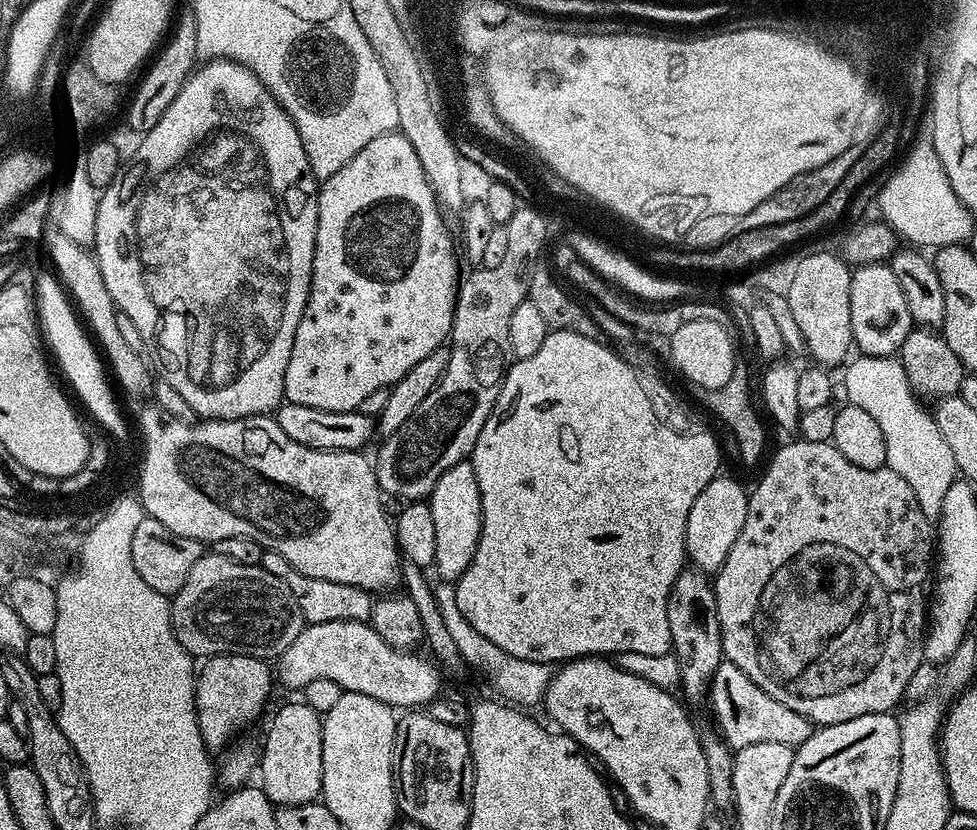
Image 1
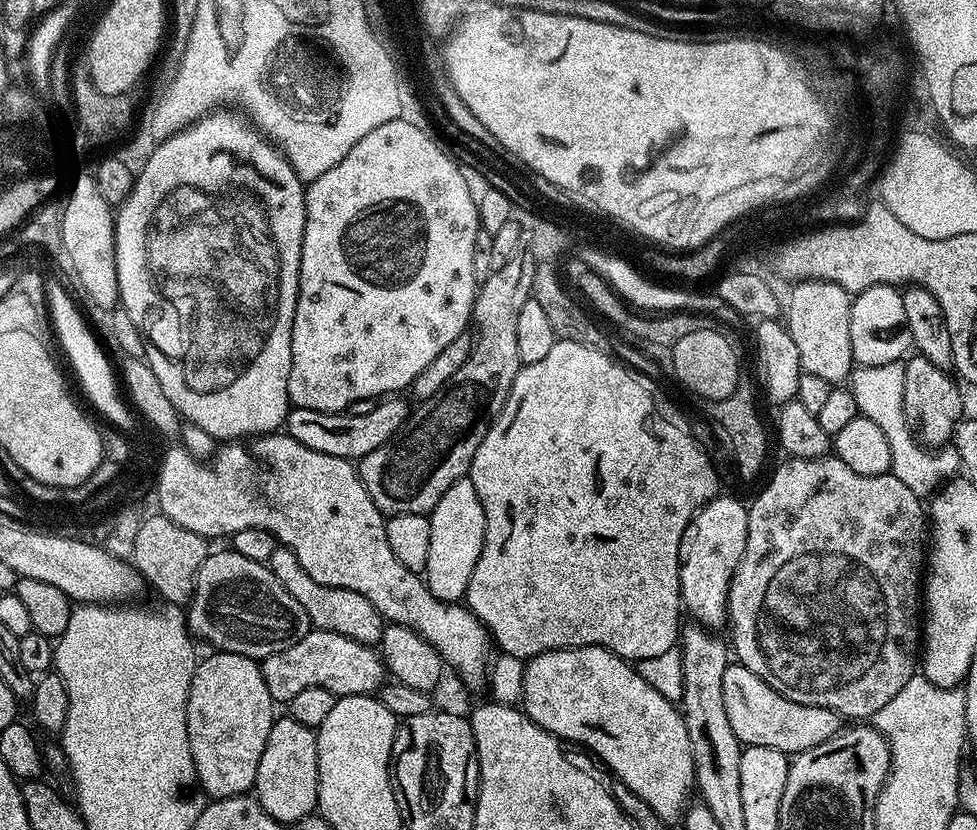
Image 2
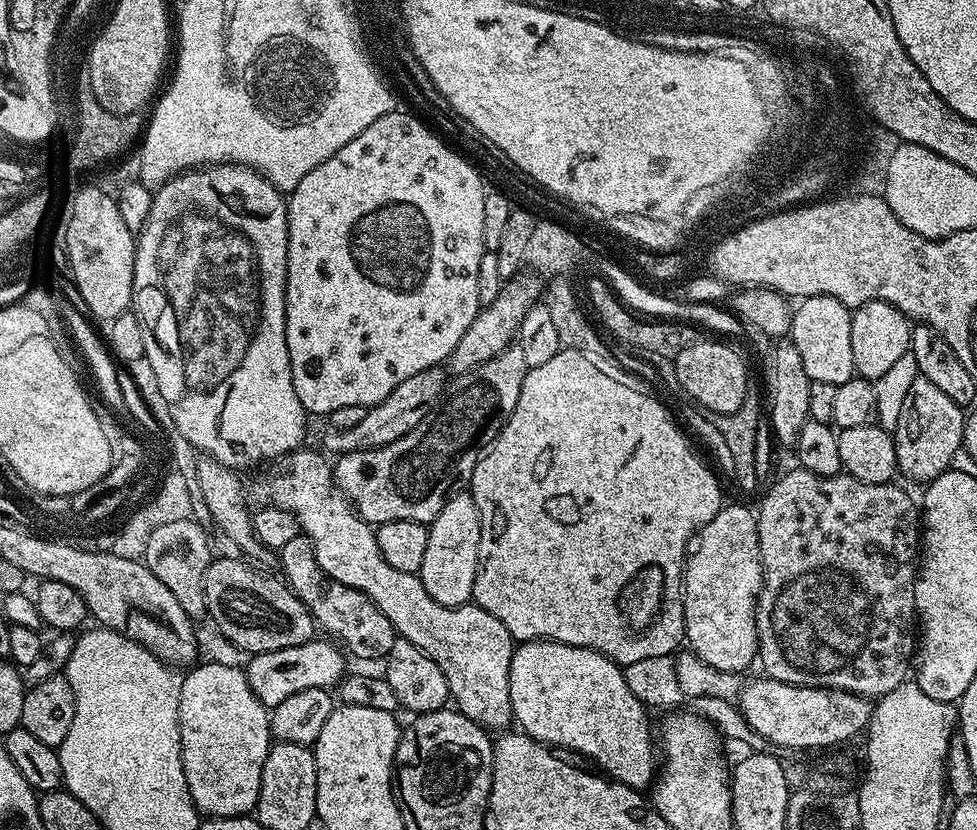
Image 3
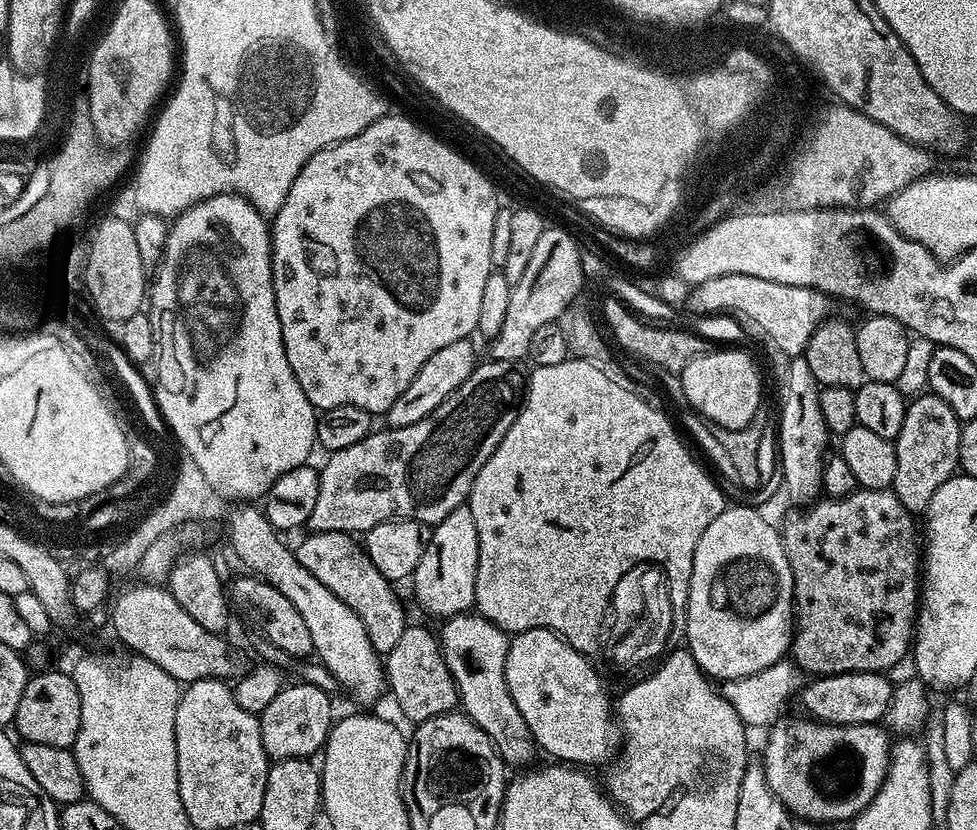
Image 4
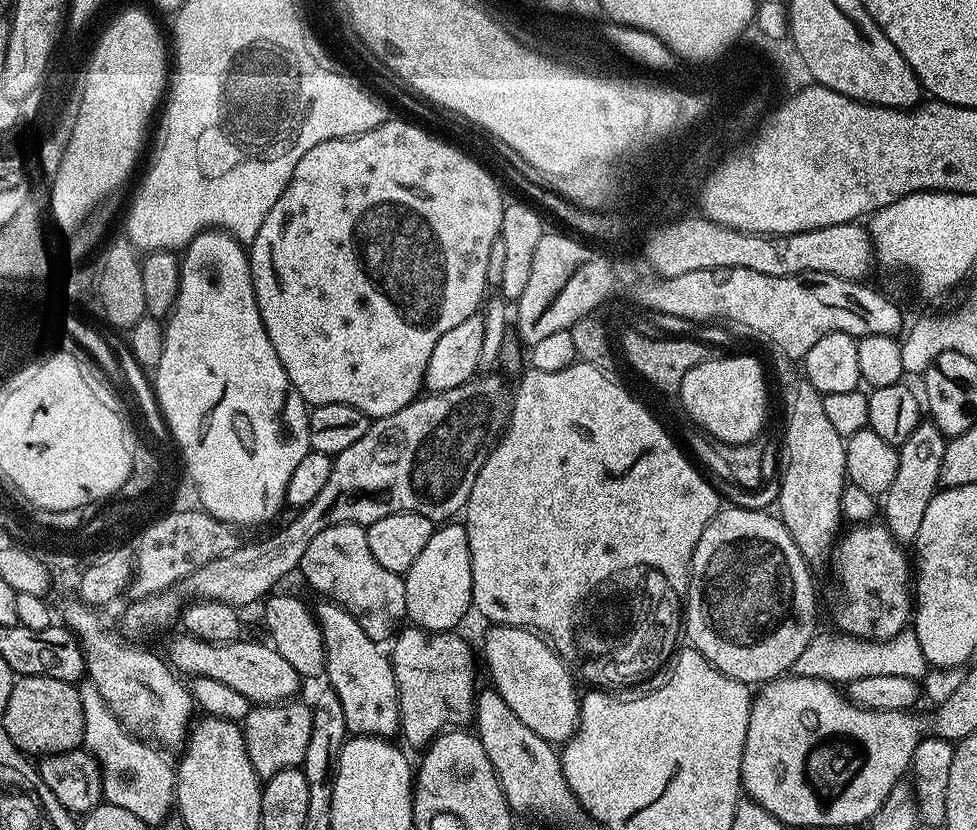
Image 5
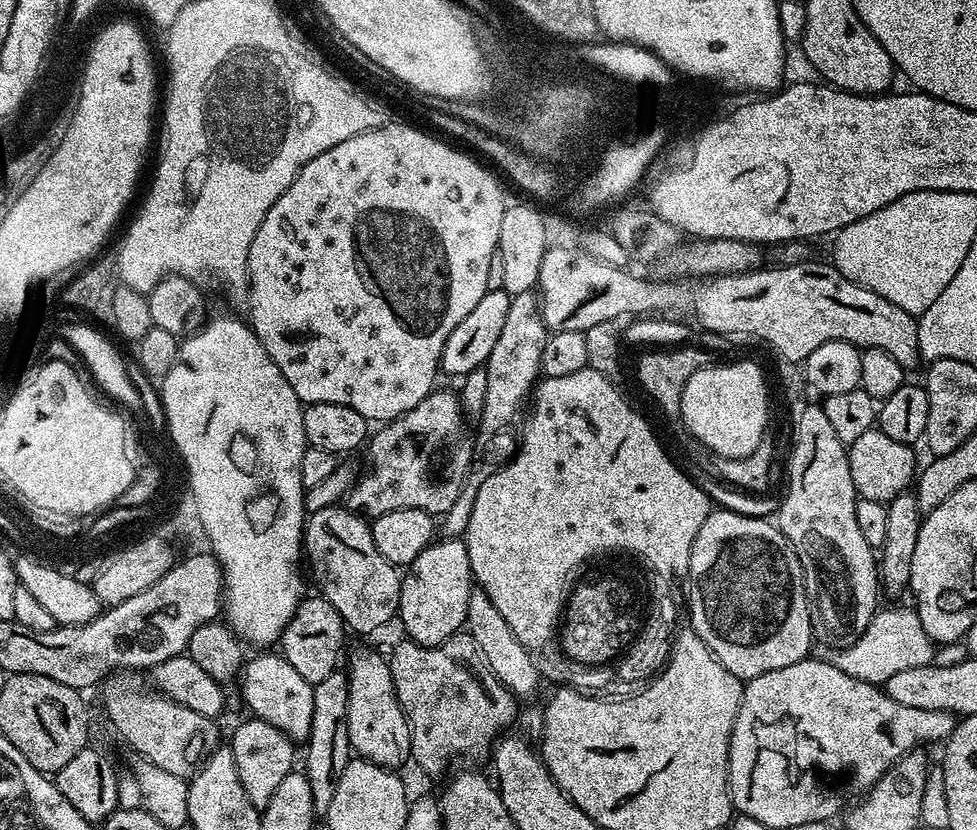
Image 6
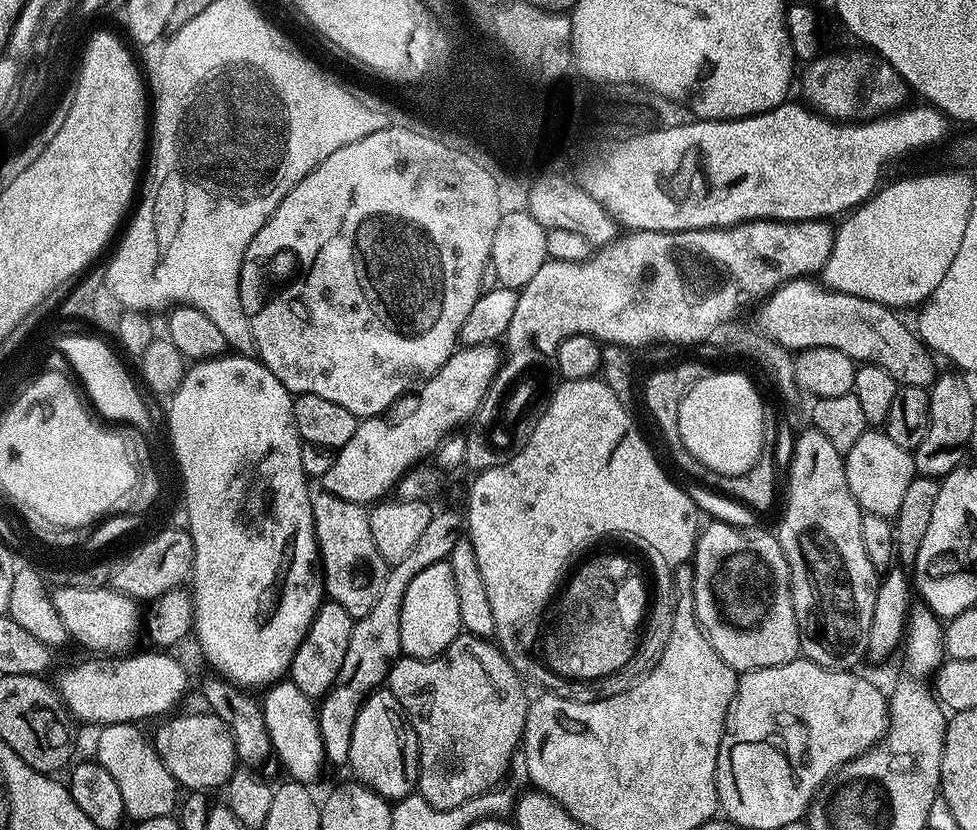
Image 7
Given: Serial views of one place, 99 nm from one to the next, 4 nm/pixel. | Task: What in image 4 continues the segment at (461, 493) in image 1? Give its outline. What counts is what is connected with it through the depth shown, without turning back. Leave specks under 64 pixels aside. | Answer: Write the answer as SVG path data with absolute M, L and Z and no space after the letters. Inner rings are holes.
M467 510L451 512L441 524L435 525L434 542L426 546L422 562L418 562L410 578L412 592L420 595L421 606L432 616L465 615L476 602L476 569L474 514Z

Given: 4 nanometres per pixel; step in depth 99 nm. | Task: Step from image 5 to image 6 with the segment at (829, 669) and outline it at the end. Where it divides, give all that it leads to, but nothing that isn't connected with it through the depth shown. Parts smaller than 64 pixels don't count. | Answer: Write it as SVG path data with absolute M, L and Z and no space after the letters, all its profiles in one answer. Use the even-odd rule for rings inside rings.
M915 607L888 608L877 611L870 626L852 644L833 651L830 663L846 674L867 684L882 686L901 670L914 670L914 666L933 663L934 641L922 630Z

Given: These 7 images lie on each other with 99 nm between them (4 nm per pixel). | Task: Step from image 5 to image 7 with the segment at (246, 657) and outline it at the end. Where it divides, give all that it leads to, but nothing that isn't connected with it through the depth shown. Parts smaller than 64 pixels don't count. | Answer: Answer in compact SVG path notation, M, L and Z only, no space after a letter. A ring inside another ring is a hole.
M291 678L281 679L271 685L264 694L265 696L262 696L262 707L266 718L266 730L270 734L275 759L280 759L281 766L292 775L289 777L295 783L309 786L315 785L314 782L319 778L320 771L326 768L326 761L324 759L324 747L322 746L322 734L318 726L318 708L313 697L302 694L302 690L298 688Z

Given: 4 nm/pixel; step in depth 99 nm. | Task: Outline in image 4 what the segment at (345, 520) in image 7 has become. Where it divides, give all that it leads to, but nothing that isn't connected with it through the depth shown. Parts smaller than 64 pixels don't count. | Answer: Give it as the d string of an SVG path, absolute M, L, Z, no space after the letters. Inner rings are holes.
M314 532L305 535L300 545L295 545L294 551L298 562L342 600L362 620L366 628L366 638L370 638L370 646L375 652L387 654L394 650L398 638L402 638L404 629L409 627L410 620L404 617L400 600L396 597L393 581L387 580L370 562L363 547L356 544L351 535L346 532Z

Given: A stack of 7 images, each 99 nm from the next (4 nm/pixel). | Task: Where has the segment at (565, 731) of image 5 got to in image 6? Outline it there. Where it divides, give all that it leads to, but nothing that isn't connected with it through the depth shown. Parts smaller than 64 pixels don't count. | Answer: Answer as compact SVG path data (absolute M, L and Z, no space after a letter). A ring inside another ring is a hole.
M479 586L473 587L468 593L466 632L474 638L474 642L478 642L478 650L482 650L490 670L511 690L513 696L523 698L535 694L536 687L542 684L542 677L537 661L532 660L533 653L523 648L518 638L514 638L514 630L506 626L506 618L494 610L494 602L490 602L488 595Z

